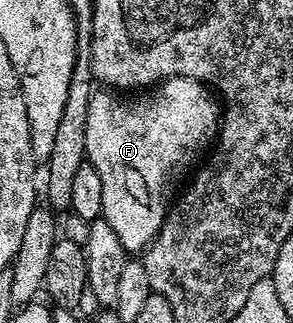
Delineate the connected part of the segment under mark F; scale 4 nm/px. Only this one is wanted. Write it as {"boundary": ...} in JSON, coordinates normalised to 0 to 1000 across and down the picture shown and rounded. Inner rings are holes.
{"boundary":[[[570,238],[536,263],[454,294],[420,294],[403,282],[334,282],[307,303],[294,492],[341,539],[355,588],[348,672],[375,693],[382,715],[396,715],[433,786],[481,786],[522,746],[567,687],[587,604],[611,594],[614,576],[652,545],[666,514],[693,495],[710,452],[744,421],[747,384],[751,325],[734,291],[689,254],[652,238]]]}

